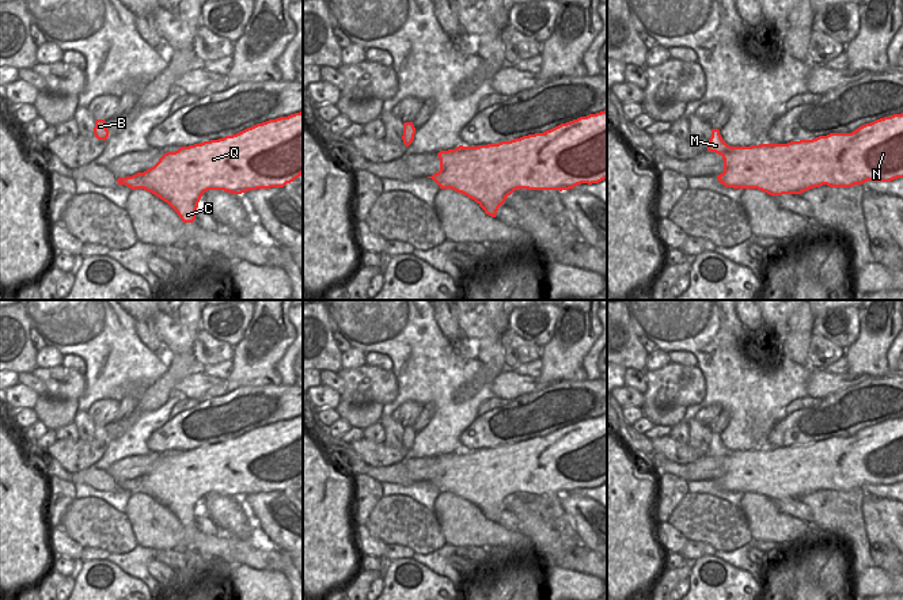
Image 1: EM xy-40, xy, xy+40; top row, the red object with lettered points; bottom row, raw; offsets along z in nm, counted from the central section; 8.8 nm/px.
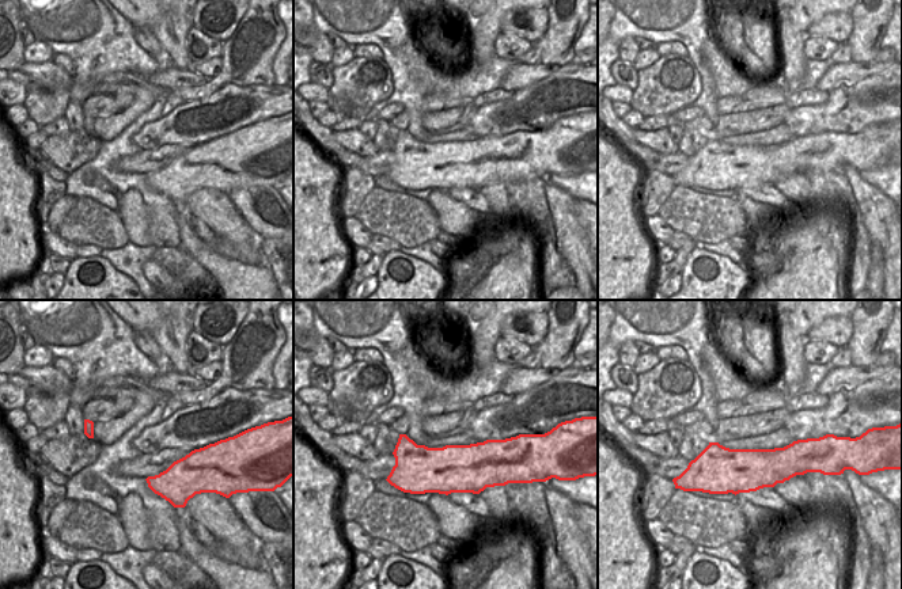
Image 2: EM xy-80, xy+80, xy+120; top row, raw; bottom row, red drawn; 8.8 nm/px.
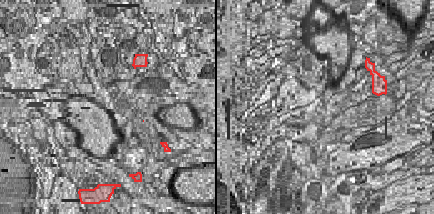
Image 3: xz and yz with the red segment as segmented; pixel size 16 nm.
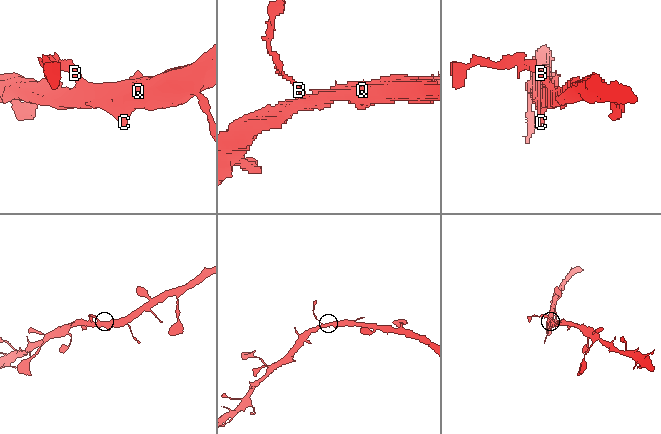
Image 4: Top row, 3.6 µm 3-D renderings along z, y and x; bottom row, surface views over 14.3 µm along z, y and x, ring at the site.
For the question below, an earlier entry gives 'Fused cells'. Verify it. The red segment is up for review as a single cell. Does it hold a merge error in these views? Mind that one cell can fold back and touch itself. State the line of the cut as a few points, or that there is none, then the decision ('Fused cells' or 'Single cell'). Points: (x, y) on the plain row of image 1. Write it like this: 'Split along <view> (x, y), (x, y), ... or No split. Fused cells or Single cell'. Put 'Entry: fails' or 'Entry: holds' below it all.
No split. Single cell
Entry: fails

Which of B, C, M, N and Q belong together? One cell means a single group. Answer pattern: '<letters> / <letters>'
B C M N Q

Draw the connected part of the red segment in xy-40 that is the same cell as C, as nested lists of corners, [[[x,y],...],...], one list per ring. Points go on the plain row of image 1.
[[[303,415],[257,428],[219,444],[181,451],[164,457],[144,476],[118,482],[118,489],[144,493],[167,506],[183,527],[196,524],[196,514],[208,494],[242,498],[248,494],[284,491],[303,478]]]

